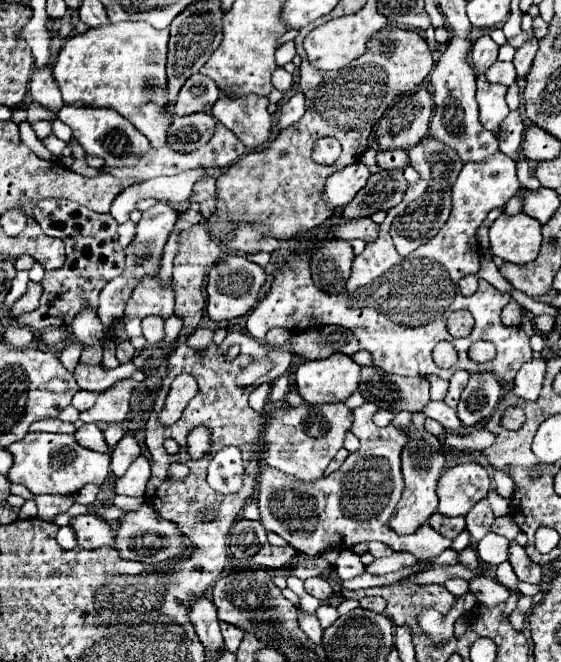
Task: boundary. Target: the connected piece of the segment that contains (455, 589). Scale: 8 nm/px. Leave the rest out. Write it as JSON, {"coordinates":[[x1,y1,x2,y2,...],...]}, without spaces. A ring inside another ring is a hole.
{"coordinates":[[447,579,443,585,445,585,445,589,447,589,449,593,453,593,455,597,459,597,459,595,463,595,463,593,469,591,469,585,467,585,465,579]]}

